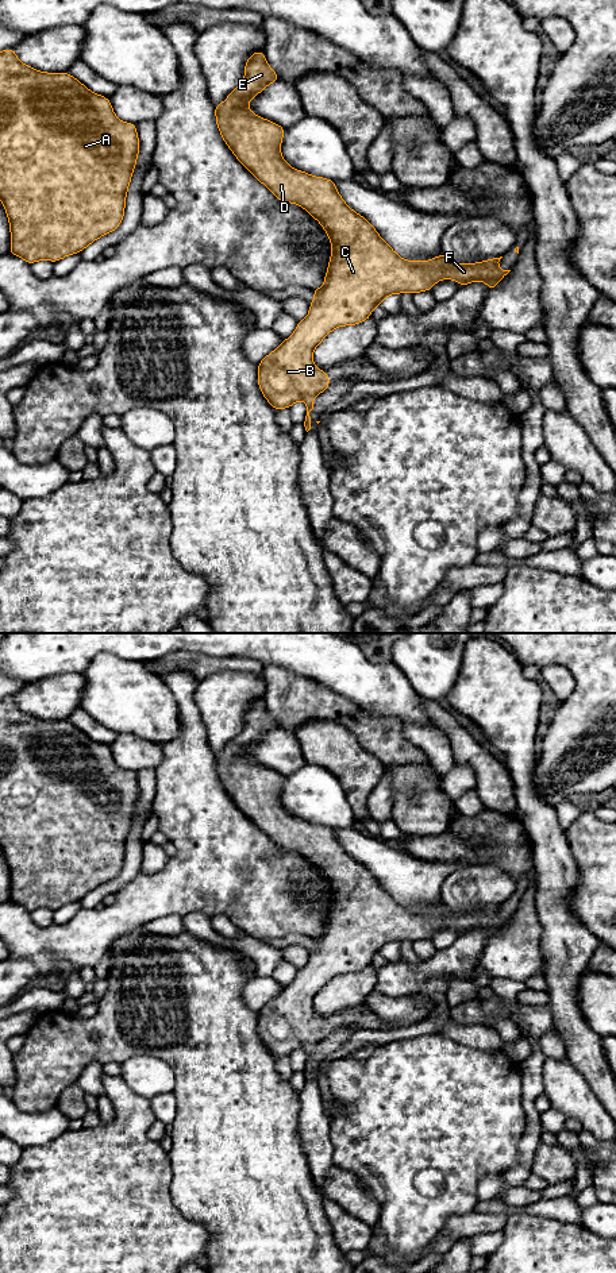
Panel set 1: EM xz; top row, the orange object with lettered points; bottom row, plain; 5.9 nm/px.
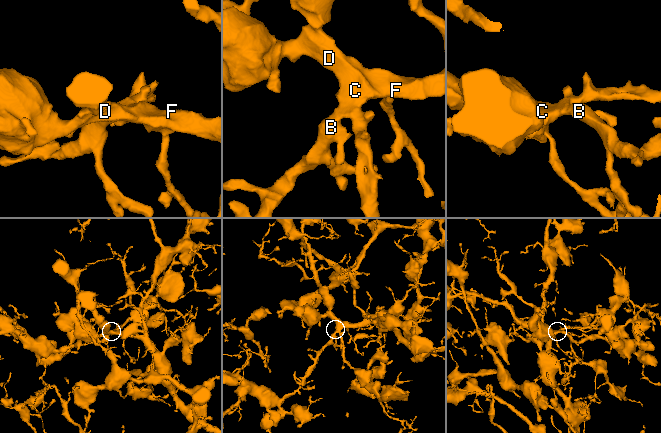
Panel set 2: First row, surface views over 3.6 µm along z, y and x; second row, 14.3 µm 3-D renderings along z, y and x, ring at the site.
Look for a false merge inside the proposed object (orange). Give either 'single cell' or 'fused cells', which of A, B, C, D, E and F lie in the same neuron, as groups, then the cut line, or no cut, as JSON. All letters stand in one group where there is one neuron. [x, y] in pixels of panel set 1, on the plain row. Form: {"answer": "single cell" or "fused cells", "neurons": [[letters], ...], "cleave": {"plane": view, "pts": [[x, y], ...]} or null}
{"answer": "single cell", "neurons": [["A", "B", "C", "D", "E", "F"]], "cleave": null}

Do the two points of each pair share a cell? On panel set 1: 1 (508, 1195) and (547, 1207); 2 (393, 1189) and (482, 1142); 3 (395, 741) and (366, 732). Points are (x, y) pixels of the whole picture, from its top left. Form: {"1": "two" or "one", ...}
{"1": "two", "2": "one", "3": "one"}

